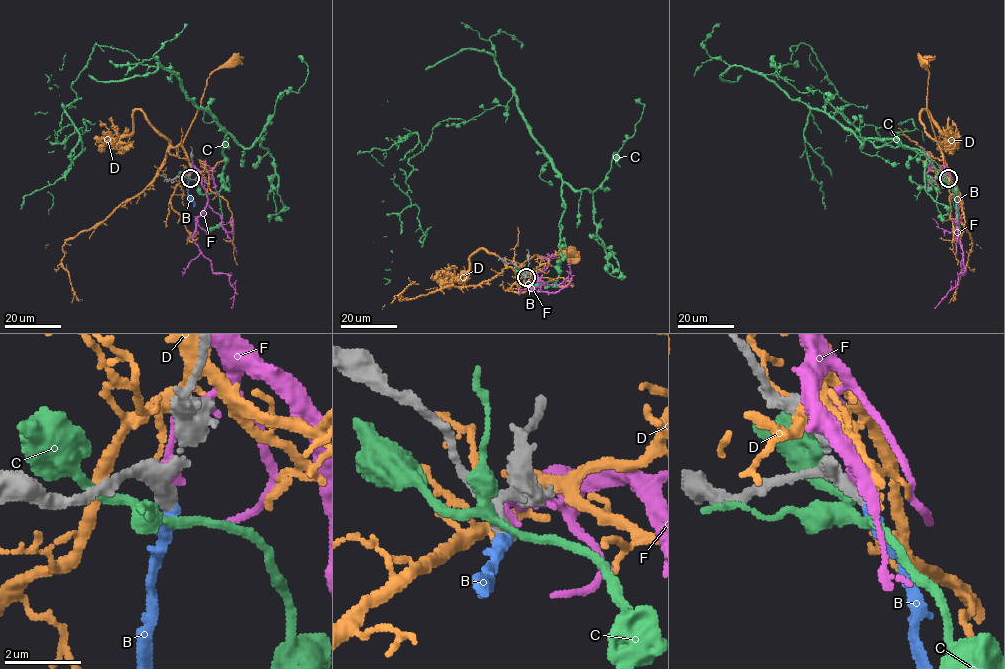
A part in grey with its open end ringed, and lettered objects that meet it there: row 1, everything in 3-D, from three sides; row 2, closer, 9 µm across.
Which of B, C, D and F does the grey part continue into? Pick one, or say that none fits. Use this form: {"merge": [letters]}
{"merge": ["B"]}

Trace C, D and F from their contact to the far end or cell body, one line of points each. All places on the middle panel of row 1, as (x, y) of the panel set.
C: (525, 276), (557, 279), (565, 204), (513, 94), (474, 119), (440, 121), (407, 162), (410, 205), (384, 284)
D: (525, 277), (527, 273), (519, 267), (532, 256), (550, 257), (569, 252)
F: (525, 276), (534, 273), (543, 283), (529, 288), (556, 293), (570, 282), (567, 262)

